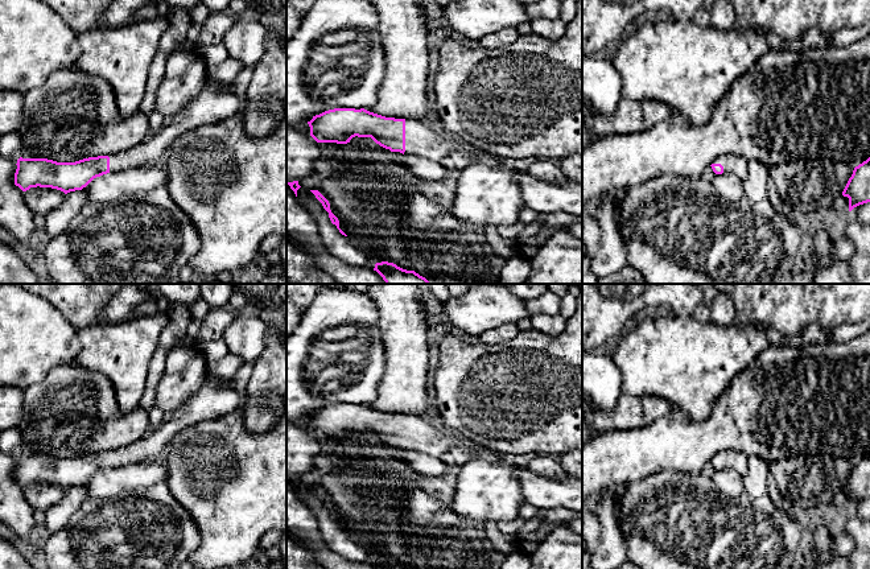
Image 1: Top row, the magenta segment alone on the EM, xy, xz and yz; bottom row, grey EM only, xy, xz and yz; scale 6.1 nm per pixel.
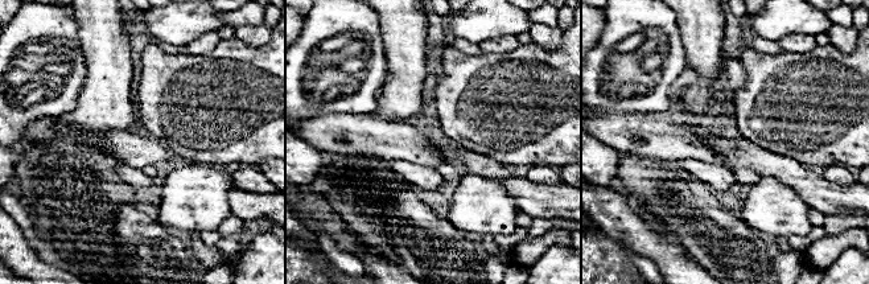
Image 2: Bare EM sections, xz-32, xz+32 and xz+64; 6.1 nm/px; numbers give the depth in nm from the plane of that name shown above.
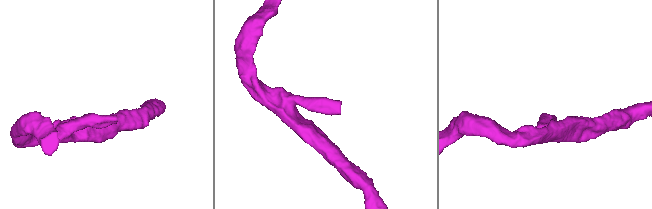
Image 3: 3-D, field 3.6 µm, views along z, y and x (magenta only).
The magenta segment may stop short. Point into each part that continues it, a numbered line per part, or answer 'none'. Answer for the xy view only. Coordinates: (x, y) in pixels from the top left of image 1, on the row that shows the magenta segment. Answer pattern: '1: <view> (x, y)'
1: xy (214, 103)

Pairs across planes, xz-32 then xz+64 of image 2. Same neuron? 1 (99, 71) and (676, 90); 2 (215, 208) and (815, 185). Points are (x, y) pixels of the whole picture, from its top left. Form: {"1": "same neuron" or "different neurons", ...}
{"1": "different neurons", "2": "different neurons"}

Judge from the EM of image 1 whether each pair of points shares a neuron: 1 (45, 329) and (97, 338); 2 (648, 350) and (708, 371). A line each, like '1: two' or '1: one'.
1: two
2: one

